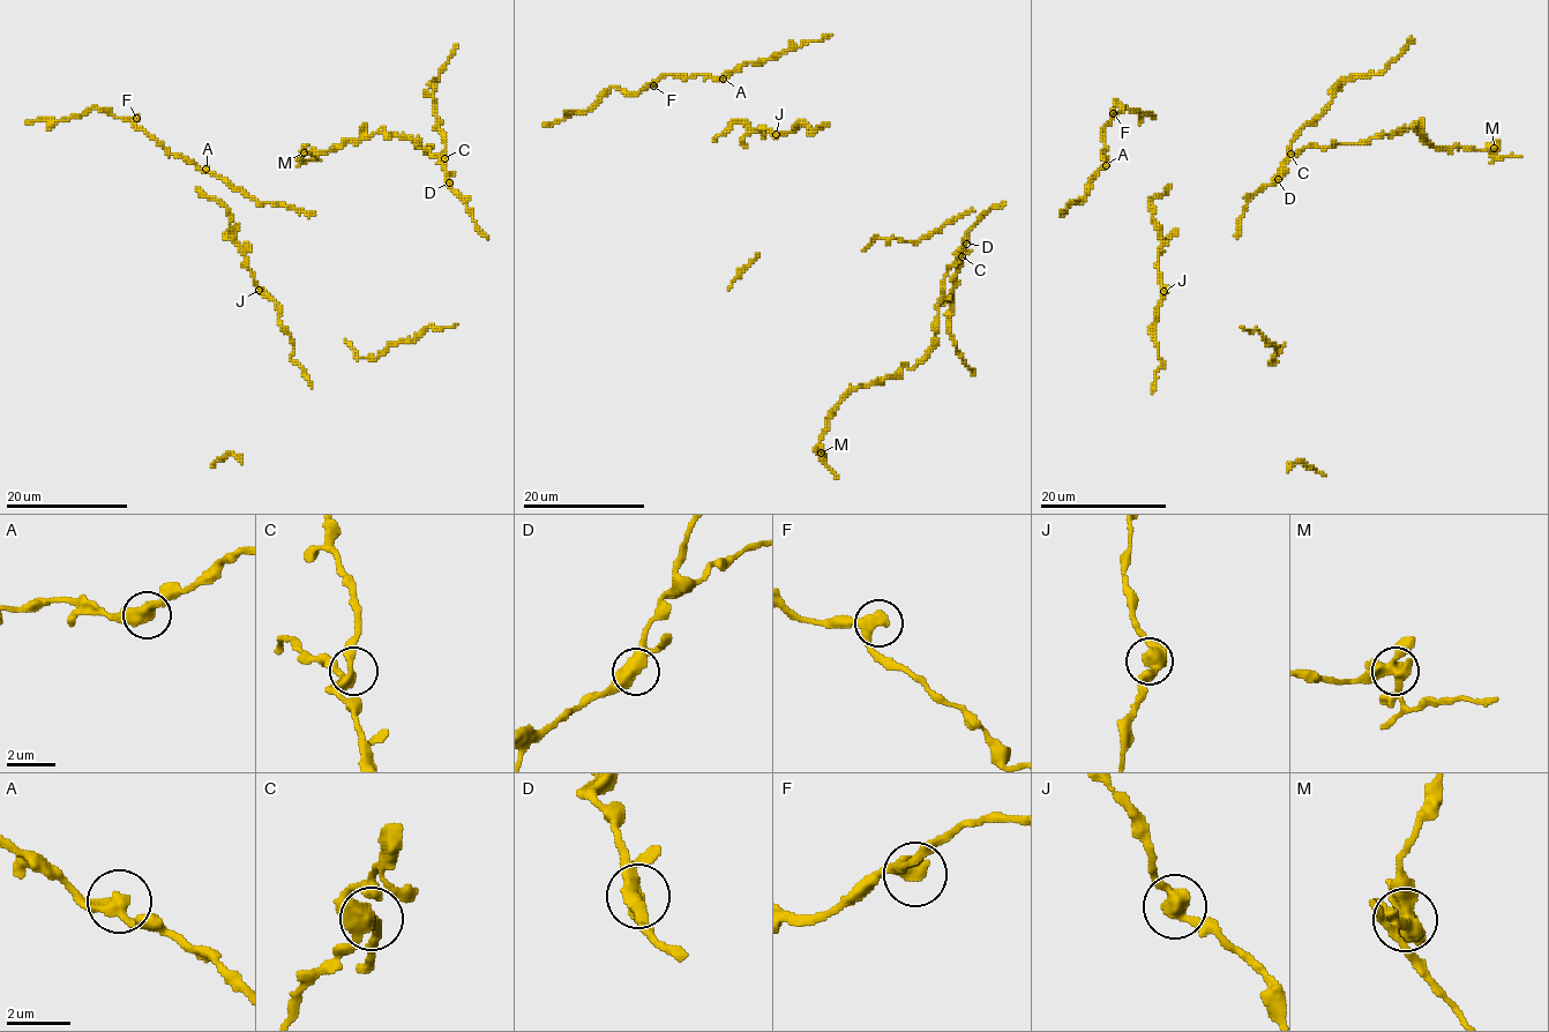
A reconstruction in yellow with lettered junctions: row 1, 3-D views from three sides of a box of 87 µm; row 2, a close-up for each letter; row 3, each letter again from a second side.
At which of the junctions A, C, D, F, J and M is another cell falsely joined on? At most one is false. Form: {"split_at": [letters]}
{"split_at": ["M"]}

